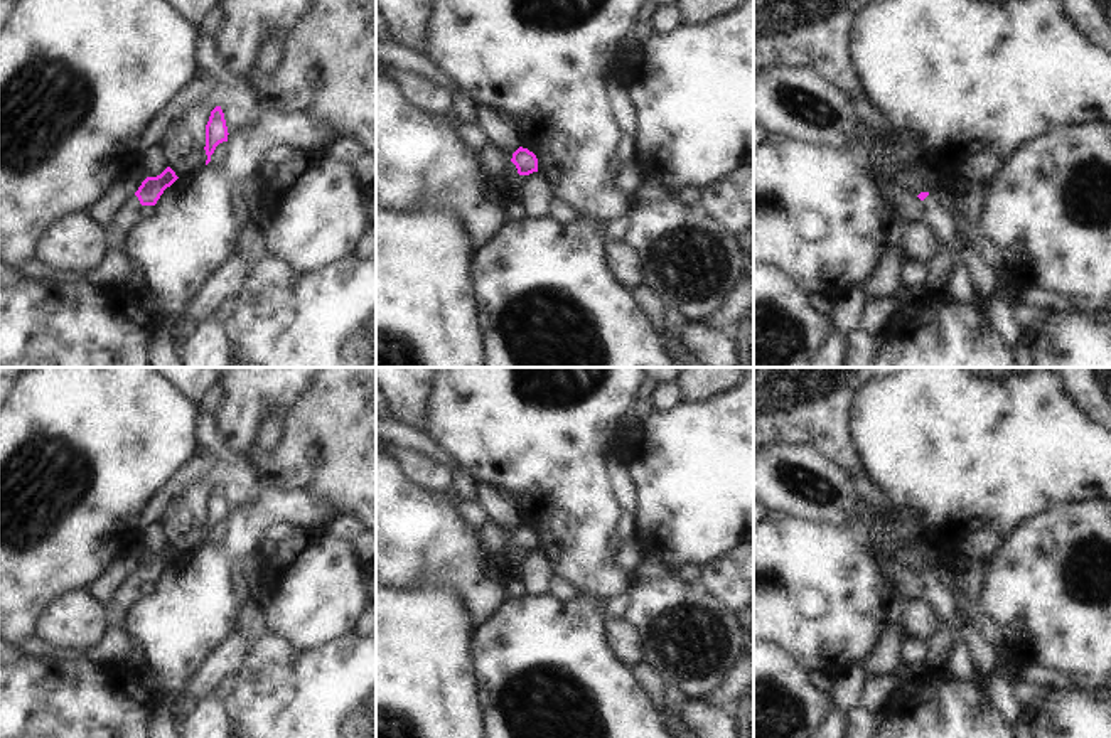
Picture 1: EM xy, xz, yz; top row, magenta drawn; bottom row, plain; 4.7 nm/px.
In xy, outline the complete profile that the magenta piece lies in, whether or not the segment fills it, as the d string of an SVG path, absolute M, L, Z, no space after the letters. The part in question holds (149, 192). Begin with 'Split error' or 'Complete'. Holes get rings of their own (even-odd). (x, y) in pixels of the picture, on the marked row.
Split error. M167 167L160 175L147 177L142 182L138 190L120 206L111 222L105 227L111 246L123 246L126 234L140 221L138 209L142 206L155 206L164 190L170 187L177 179L179 177L175 172Z

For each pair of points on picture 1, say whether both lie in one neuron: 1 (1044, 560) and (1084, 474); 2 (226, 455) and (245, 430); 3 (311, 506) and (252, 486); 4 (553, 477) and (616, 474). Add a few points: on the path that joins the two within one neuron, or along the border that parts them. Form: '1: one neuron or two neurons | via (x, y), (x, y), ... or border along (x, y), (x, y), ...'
1: two neurons | border along (1093, 497), (1056, 502), (1035, 516)
2: two neurons | border along (213, 417), (221, 440), (231, 450), (243, 455)
3: two neurons | border along (263, 487), (252, 501), (230, 511)
4: two neurons | border along (606, 475), (622, 509)

